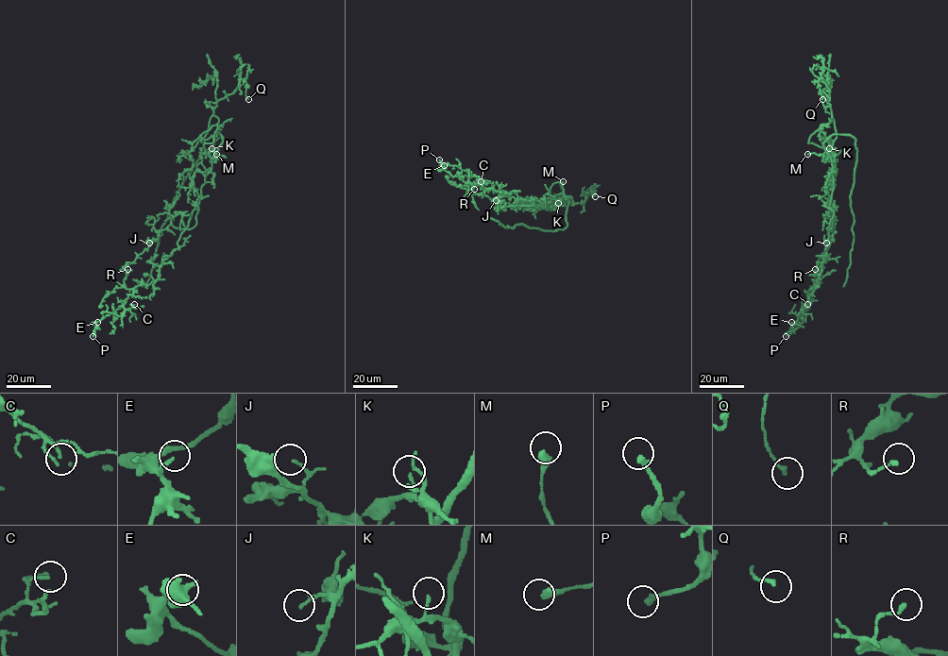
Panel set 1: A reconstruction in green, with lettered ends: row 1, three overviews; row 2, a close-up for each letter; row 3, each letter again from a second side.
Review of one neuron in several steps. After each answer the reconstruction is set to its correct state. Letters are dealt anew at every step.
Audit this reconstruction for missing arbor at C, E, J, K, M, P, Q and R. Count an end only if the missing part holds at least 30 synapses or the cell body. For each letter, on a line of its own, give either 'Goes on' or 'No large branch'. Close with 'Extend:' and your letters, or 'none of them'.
C: No large branch
E: No large branch
J: No large branch
K: No large branch
M: No large branch
P: No large branch
Q: No large branch
R: No large branch
Extend: none of them

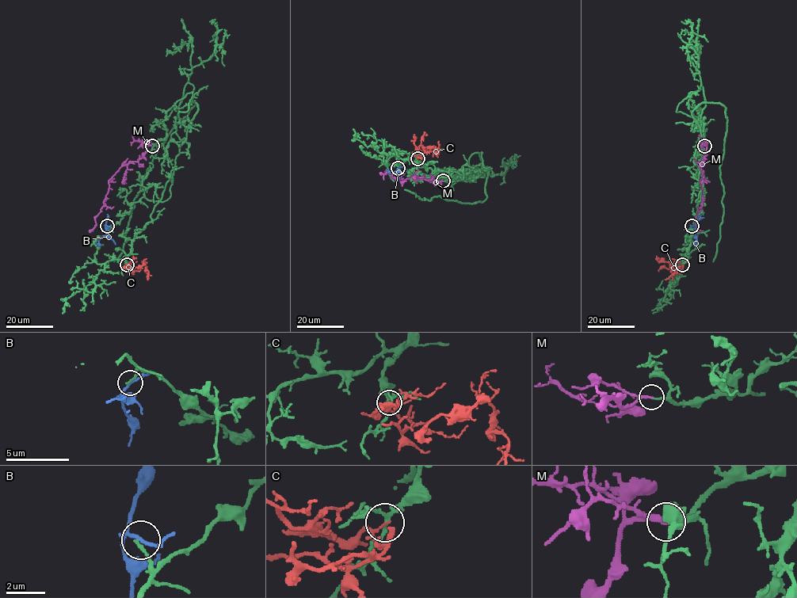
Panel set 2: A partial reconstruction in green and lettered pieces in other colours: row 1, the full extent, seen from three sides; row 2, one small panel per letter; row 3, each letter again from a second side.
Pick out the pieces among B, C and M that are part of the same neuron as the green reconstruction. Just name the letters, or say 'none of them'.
M

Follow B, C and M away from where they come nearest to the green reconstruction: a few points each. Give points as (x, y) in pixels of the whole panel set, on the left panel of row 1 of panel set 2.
B: (107, 226), (104, 226), (106, 234), (96, 243)
C: (127, 264), (133, 270), (143, 264), (148, 272), (147, 279)
M: (152, 145), (146, 146), (137, 161), (123, 165), (109, 180), (104, 206), (95, 218), (93, 230)

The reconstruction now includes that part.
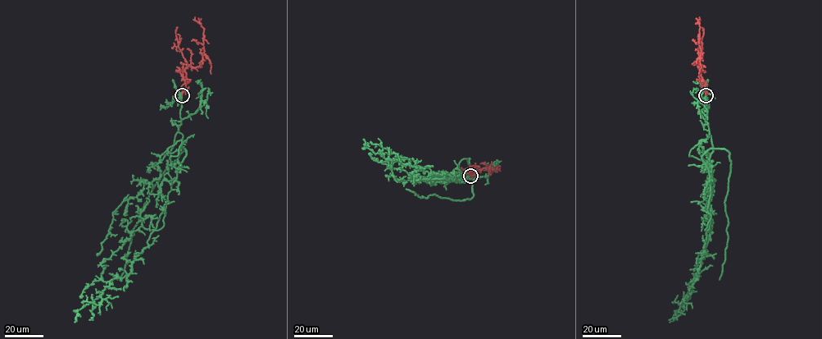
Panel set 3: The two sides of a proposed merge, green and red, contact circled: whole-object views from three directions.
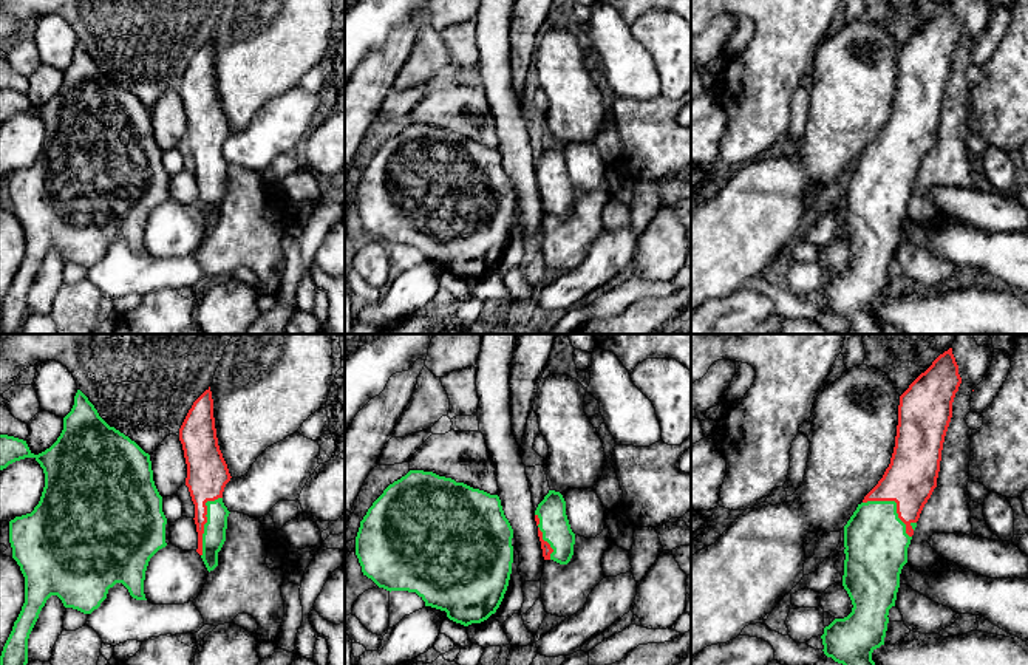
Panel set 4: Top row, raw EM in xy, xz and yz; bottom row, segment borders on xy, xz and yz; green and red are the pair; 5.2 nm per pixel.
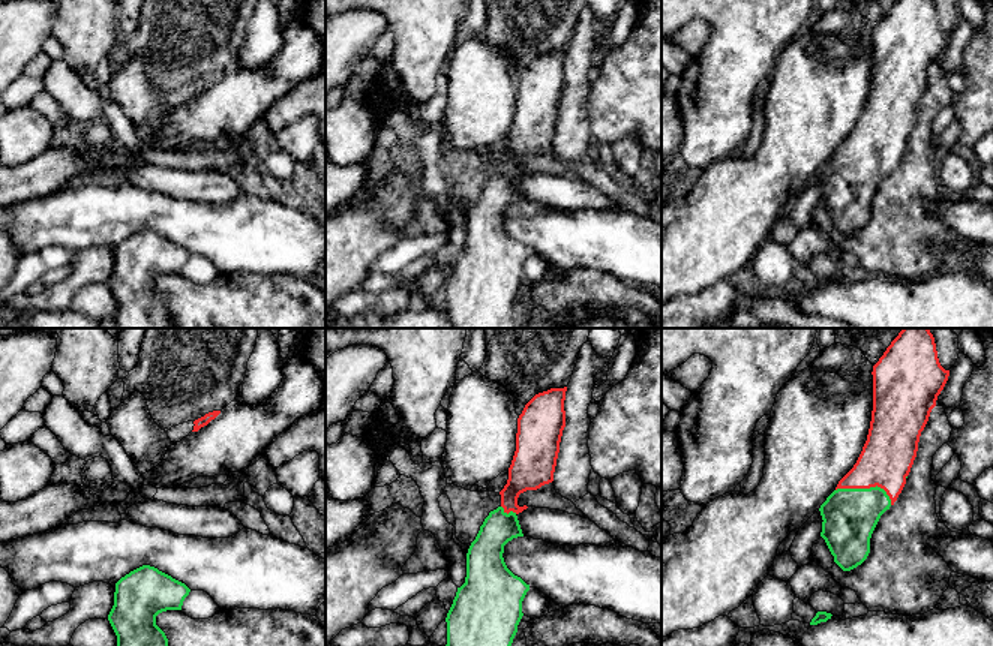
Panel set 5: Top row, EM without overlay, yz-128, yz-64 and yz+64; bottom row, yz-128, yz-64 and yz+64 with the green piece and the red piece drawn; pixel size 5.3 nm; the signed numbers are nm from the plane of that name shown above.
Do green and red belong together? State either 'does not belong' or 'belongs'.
belongs

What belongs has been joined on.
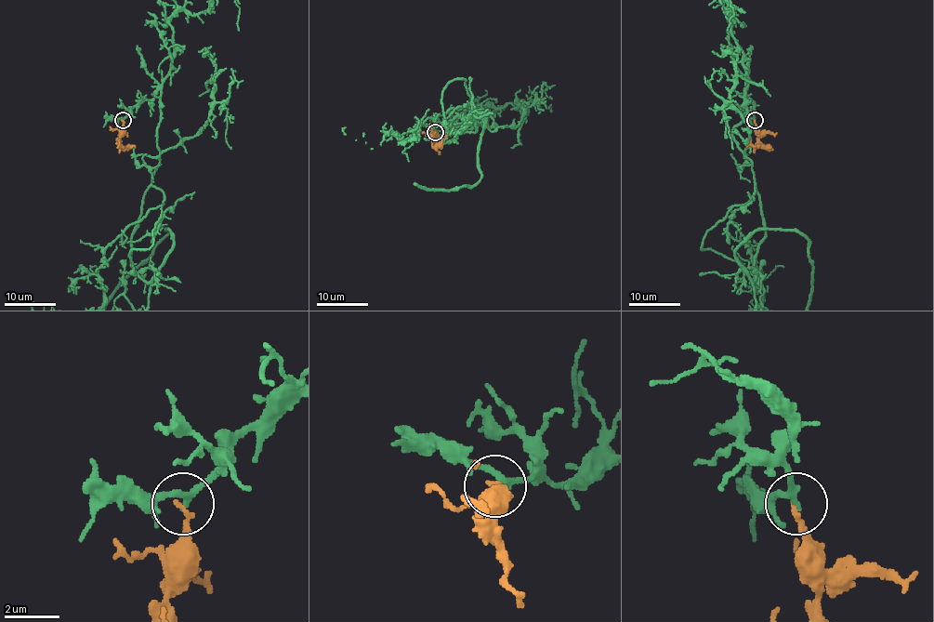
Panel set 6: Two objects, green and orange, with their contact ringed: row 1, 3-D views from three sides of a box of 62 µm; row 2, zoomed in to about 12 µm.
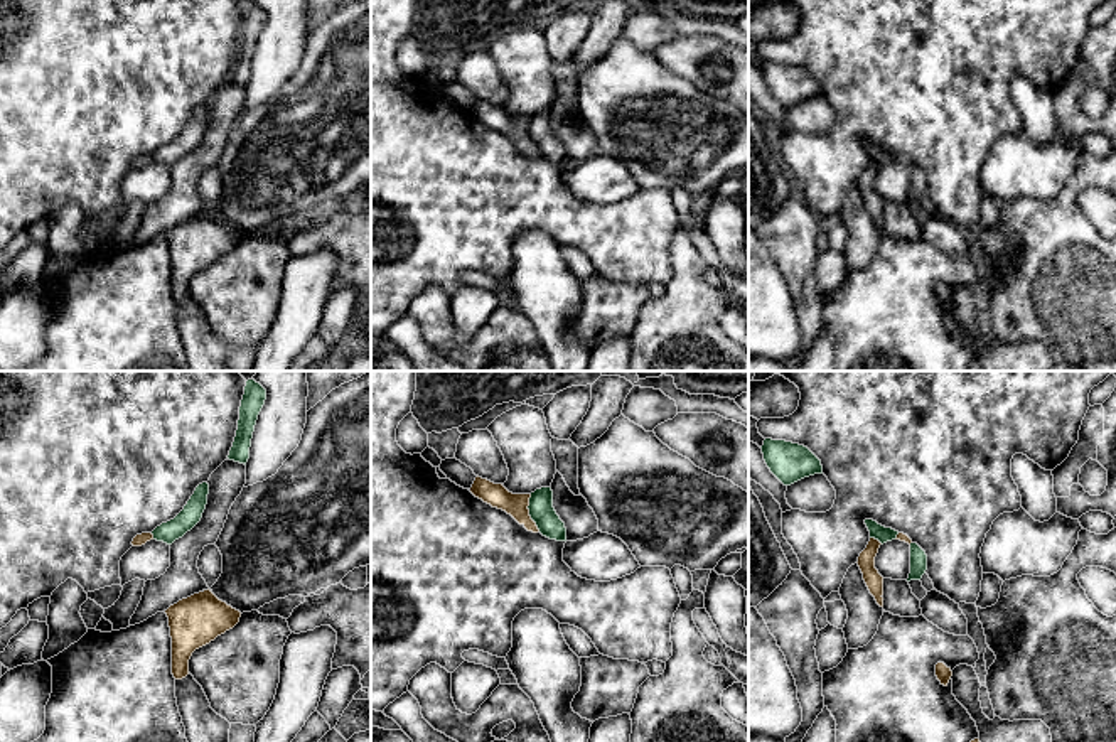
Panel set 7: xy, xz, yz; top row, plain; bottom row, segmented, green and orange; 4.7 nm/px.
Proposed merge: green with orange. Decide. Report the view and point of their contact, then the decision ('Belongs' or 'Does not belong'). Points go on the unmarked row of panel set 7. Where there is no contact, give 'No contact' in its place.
Touches green at xz (530, 135). Does not belong

